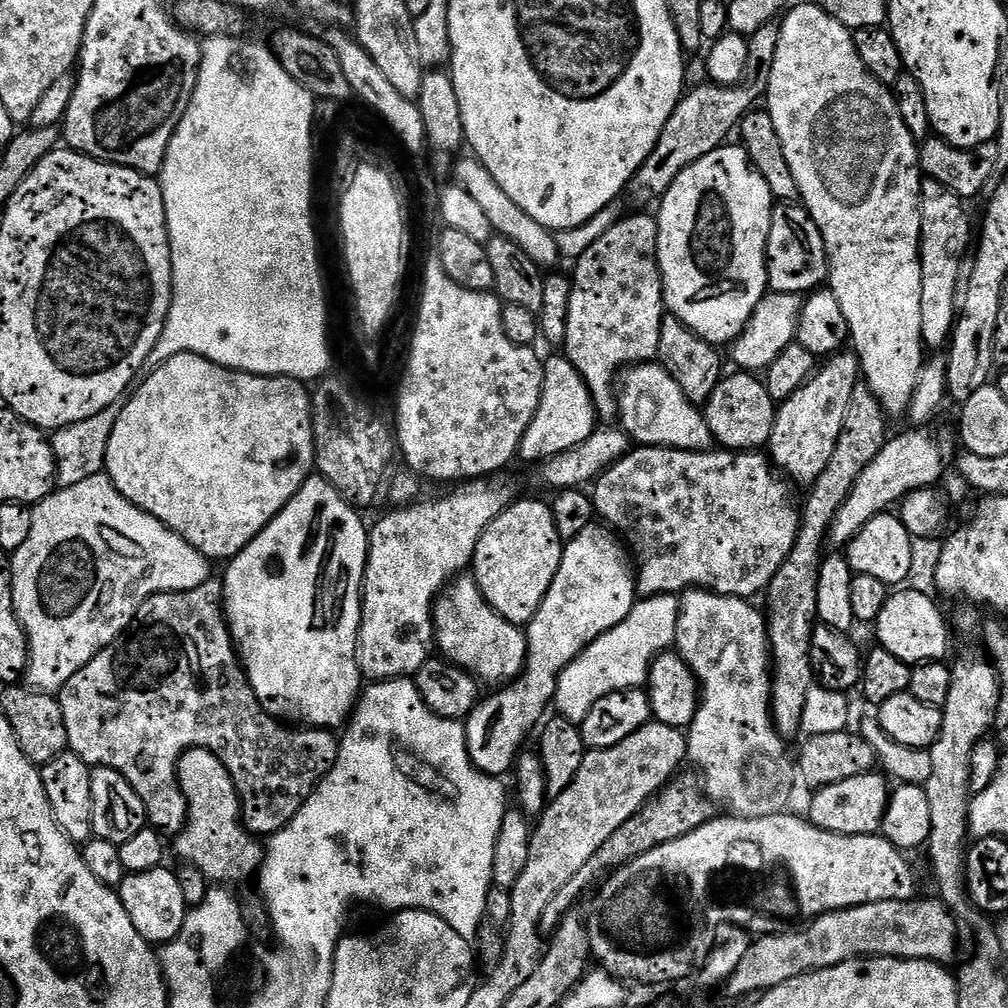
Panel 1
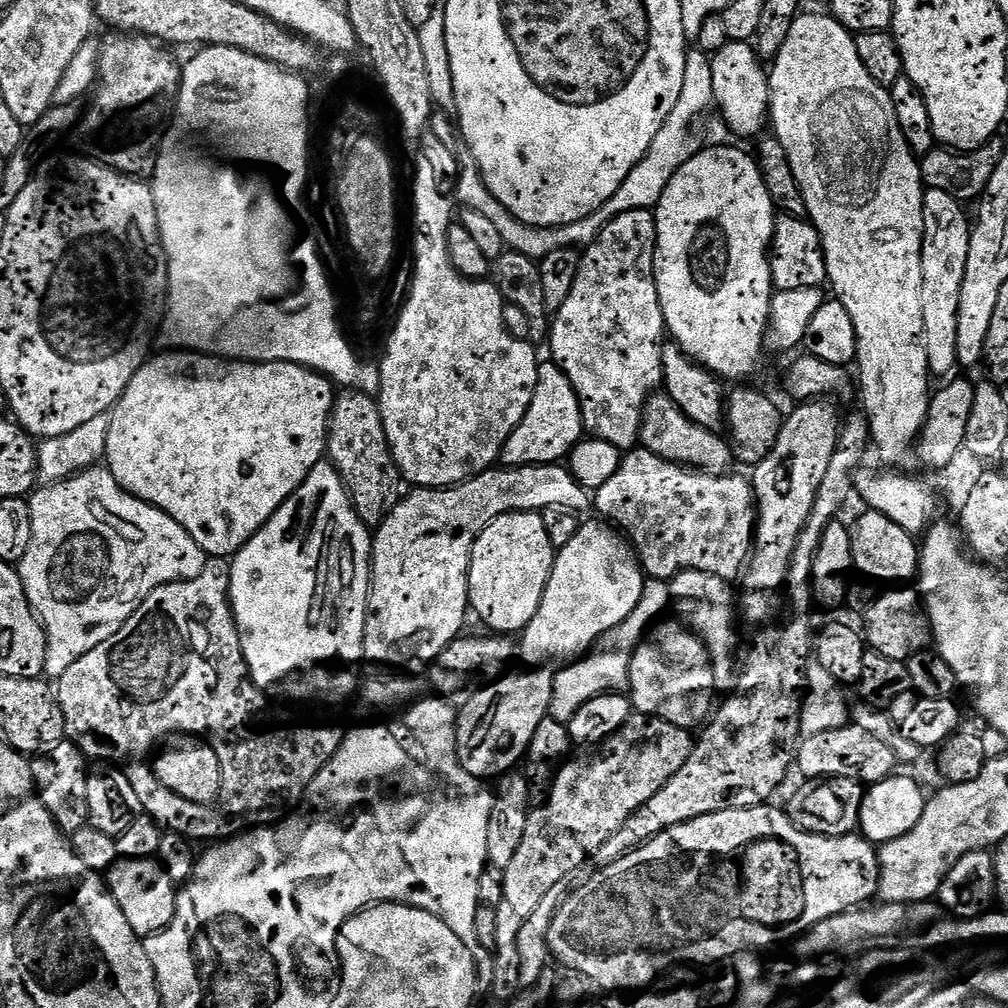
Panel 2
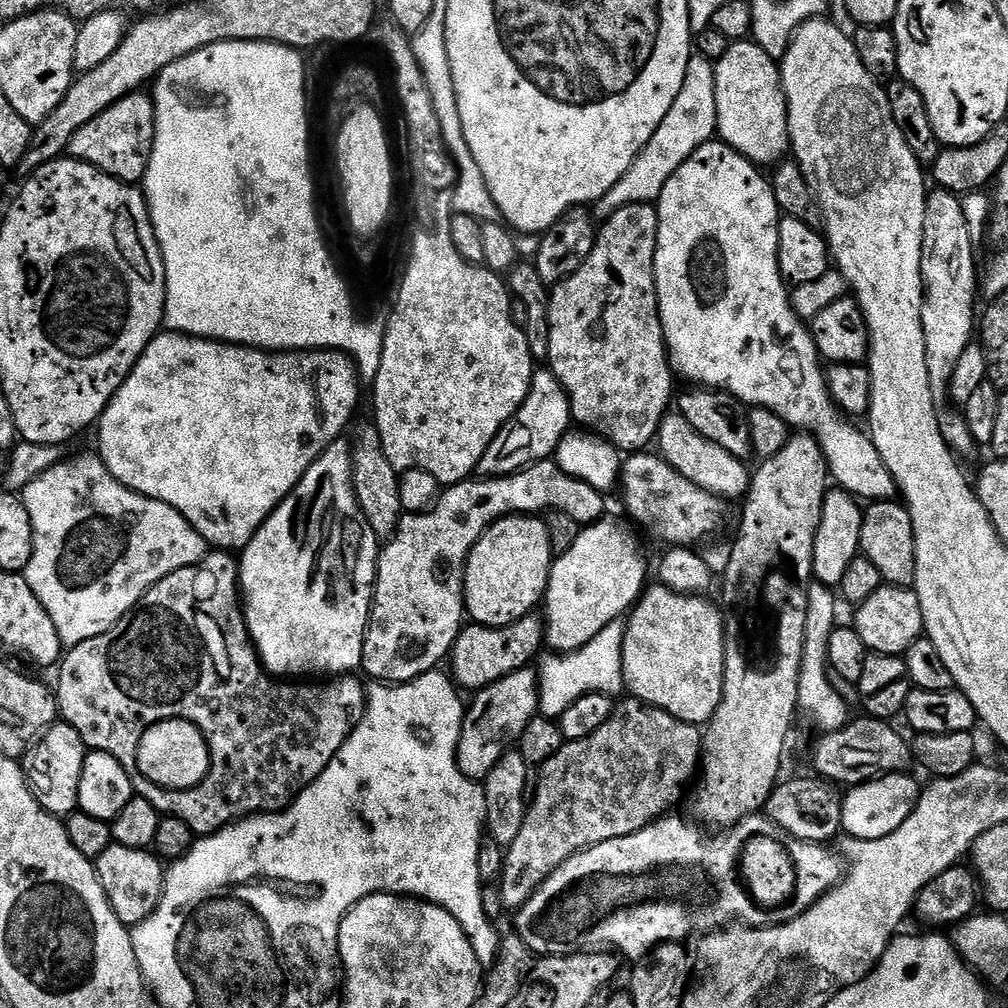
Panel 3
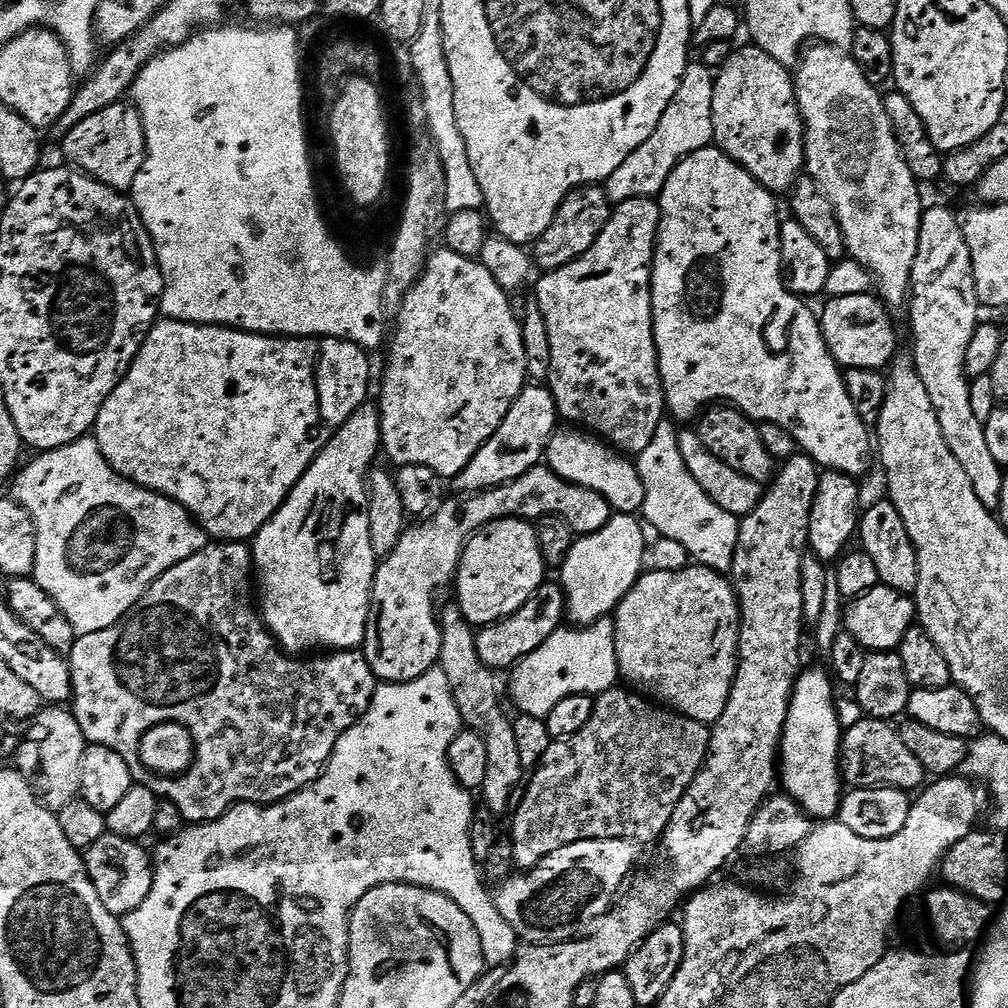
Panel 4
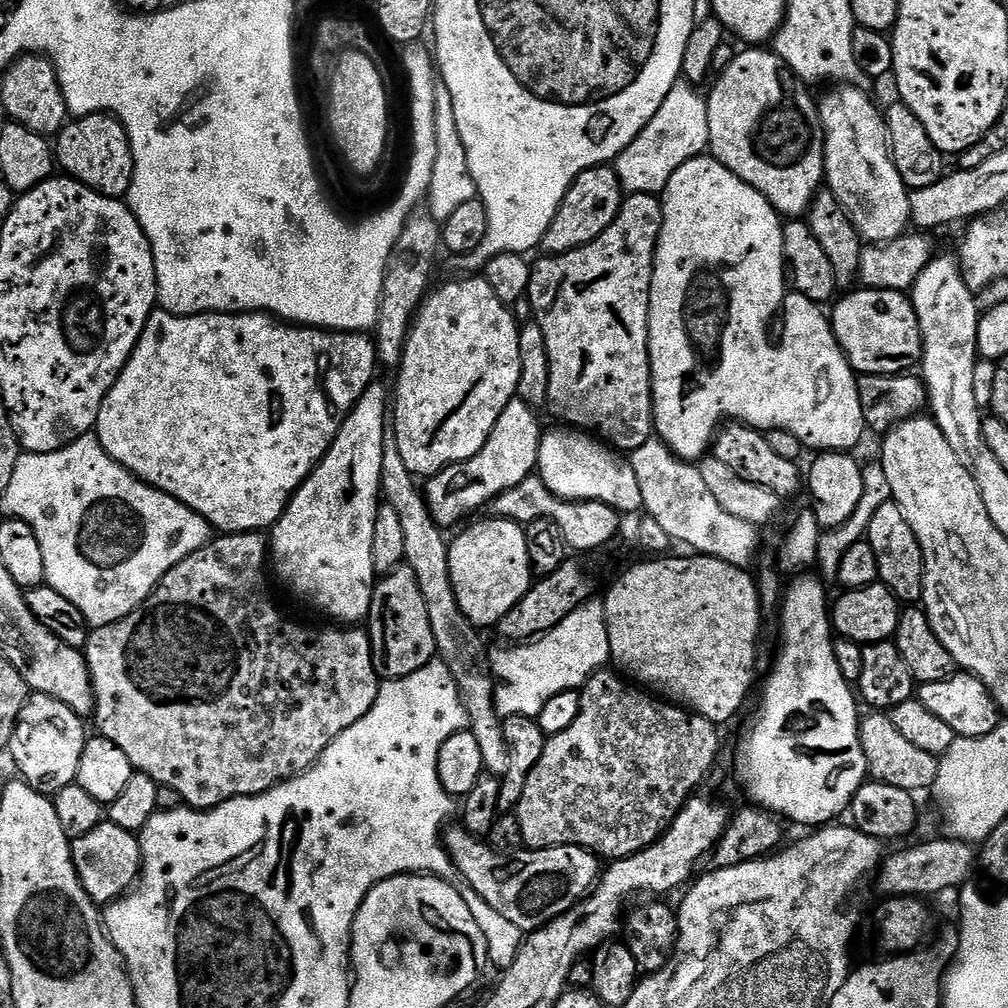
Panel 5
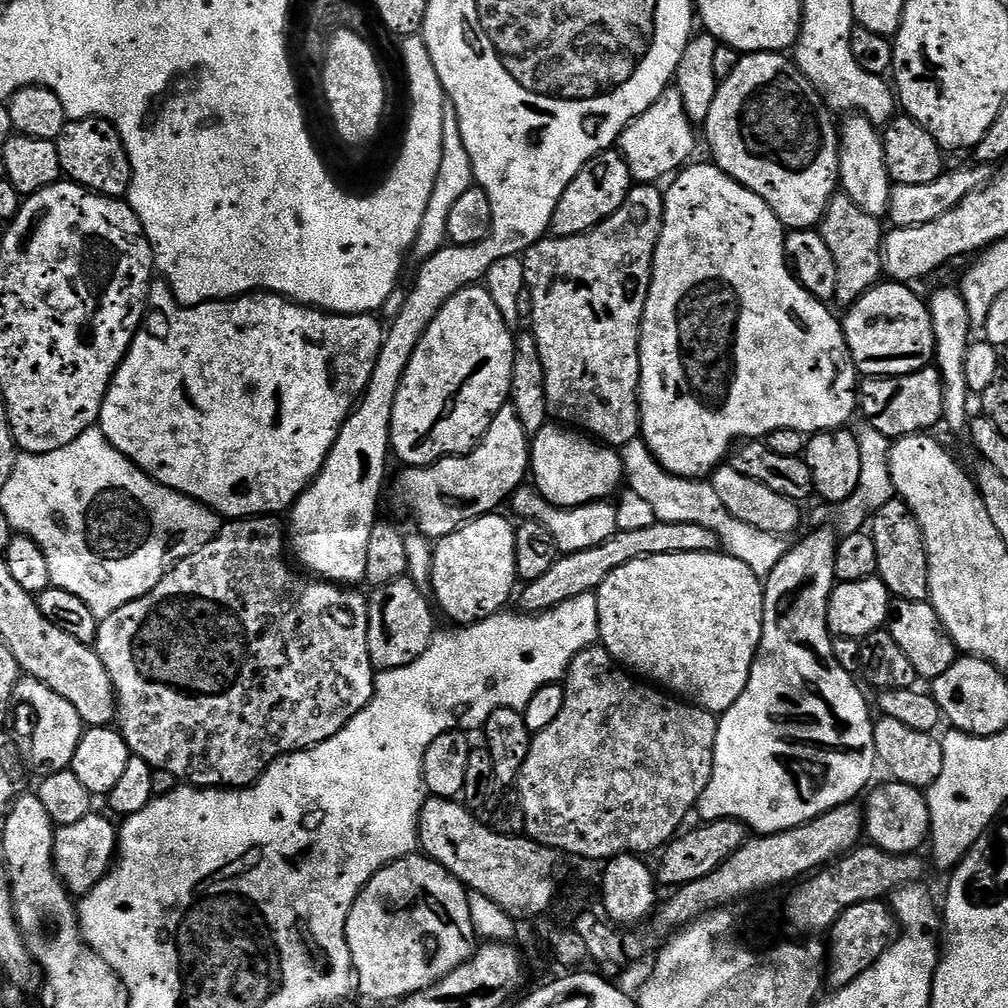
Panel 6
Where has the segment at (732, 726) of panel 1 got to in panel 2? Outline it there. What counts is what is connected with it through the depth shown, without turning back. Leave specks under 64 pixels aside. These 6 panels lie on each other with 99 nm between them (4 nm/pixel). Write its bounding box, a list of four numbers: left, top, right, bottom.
[670,570,738,689]

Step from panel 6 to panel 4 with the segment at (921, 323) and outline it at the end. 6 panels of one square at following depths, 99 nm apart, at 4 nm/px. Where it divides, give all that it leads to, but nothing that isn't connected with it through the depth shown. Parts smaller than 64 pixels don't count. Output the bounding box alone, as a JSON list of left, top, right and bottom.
[818,294,898,369]

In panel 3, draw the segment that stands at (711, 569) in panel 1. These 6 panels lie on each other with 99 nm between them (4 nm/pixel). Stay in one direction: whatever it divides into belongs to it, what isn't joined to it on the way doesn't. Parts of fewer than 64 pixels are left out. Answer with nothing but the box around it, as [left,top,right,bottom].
[618,450,725,548]

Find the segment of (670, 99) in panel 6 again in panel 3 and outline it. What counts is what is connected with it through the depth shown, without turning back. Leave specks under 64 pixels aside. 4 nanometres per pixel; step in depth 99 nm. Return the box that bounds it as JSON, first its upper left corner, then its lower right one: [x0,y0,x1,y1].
[595,54,717,218]

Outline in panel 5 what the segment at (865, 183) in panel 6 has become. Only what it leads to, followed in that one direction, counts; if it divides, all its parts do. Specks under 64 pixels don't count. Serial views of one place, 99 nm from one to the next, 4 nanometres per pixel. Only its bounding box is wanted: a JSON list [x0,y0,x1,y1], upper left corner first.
[818,86,911,241]

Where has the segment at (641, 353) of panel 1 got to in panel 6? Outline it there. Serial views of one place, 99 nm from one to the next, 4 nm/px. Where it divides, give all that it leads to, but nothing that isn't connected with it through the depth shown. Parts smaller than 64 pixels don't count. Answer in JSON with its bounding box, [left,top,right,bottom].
[524,184,664,446]

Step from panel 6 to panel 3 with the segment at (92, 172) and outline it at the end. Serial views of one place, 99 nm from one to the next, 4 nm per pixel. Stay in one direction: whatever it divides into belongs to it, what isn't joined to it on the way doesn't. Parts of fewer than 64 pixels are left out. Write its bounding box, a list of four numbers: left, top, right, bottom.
[68,91,156,186]

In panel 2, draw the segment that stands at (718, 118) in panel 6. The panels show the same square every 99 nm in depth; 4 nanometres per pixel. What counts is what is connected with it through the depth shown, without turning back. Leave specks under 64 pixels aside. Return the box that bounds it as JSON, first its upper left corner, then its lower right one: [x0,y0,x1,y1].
[712,42,772,137]

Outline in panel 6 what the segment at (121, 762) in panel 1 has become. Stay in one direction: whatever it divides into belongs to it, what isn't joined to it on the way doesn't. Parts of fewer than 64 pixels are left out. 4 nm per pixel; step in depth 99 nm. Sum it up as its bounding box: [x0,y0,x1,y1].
[94,515,377,790]

